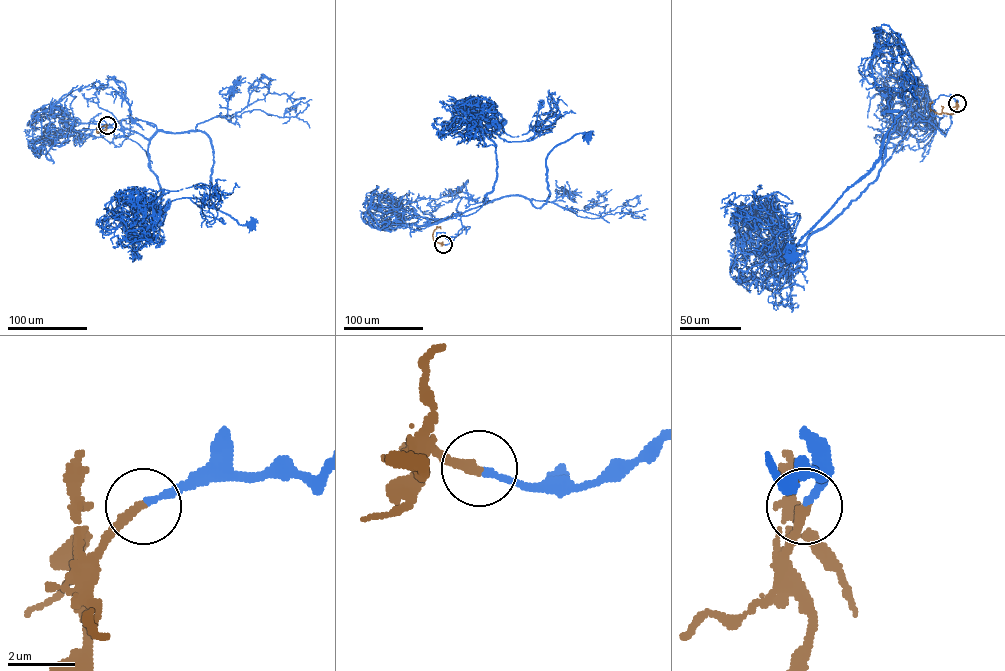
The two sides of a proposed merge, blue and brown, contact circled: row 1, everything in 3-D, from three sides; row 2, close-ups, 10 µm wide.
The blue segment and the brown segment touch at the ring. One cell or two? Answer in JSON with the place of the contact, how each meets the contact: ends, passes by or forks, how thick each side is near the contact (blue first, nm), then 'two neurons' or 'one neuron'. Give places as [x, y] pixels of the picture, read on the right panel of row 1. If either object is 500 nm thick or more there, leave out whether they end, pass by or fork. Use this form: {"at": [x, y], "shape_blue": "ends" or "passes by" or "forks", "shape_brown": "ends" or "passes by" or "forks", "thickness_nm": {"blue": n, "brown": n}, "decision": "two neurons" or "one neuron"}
{"at": [957, 103], "shape_blue": "ends", "shape_brown": "ends", "thickness_nm": {"blue": 190, "brown": 300}, "decision": "one neuron"}

